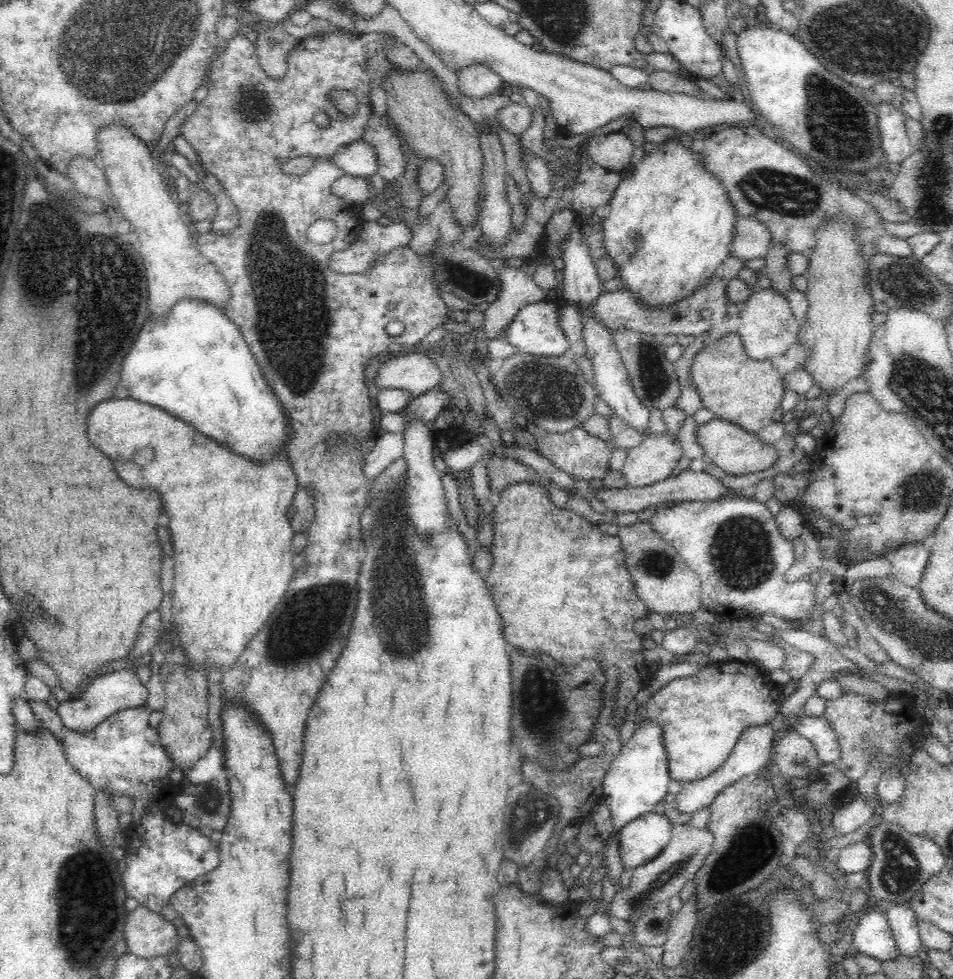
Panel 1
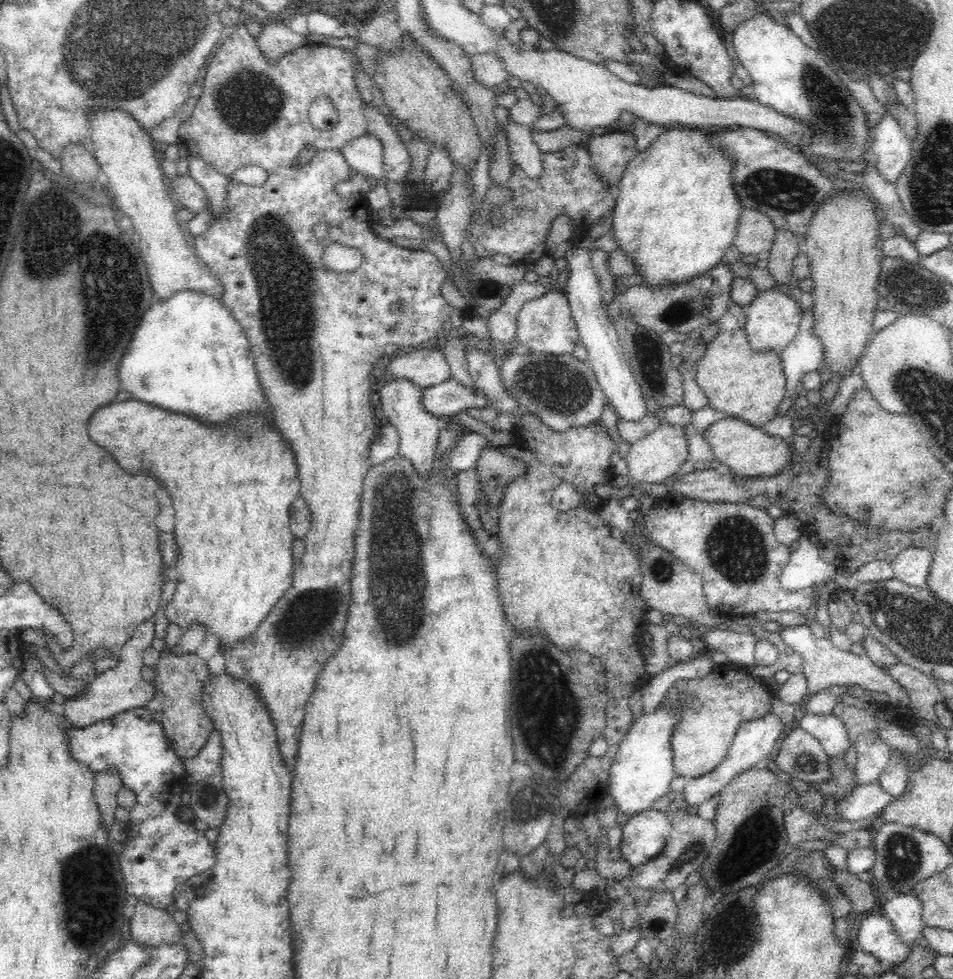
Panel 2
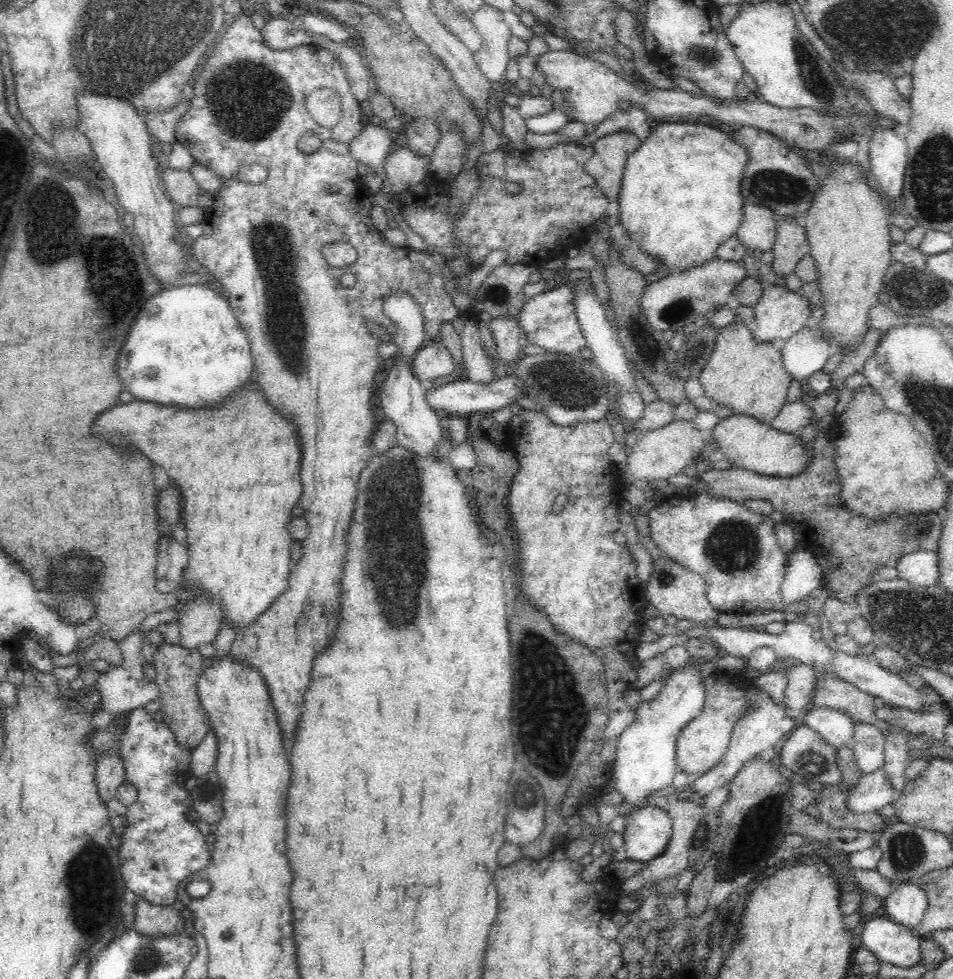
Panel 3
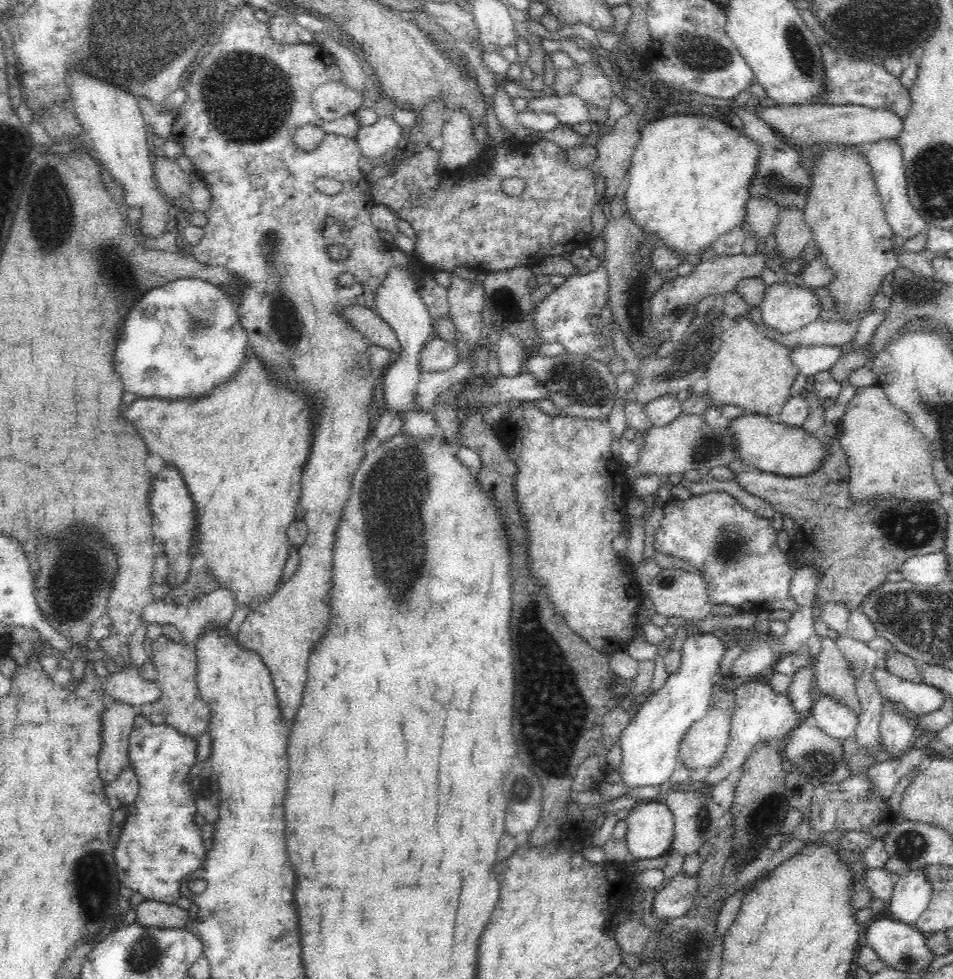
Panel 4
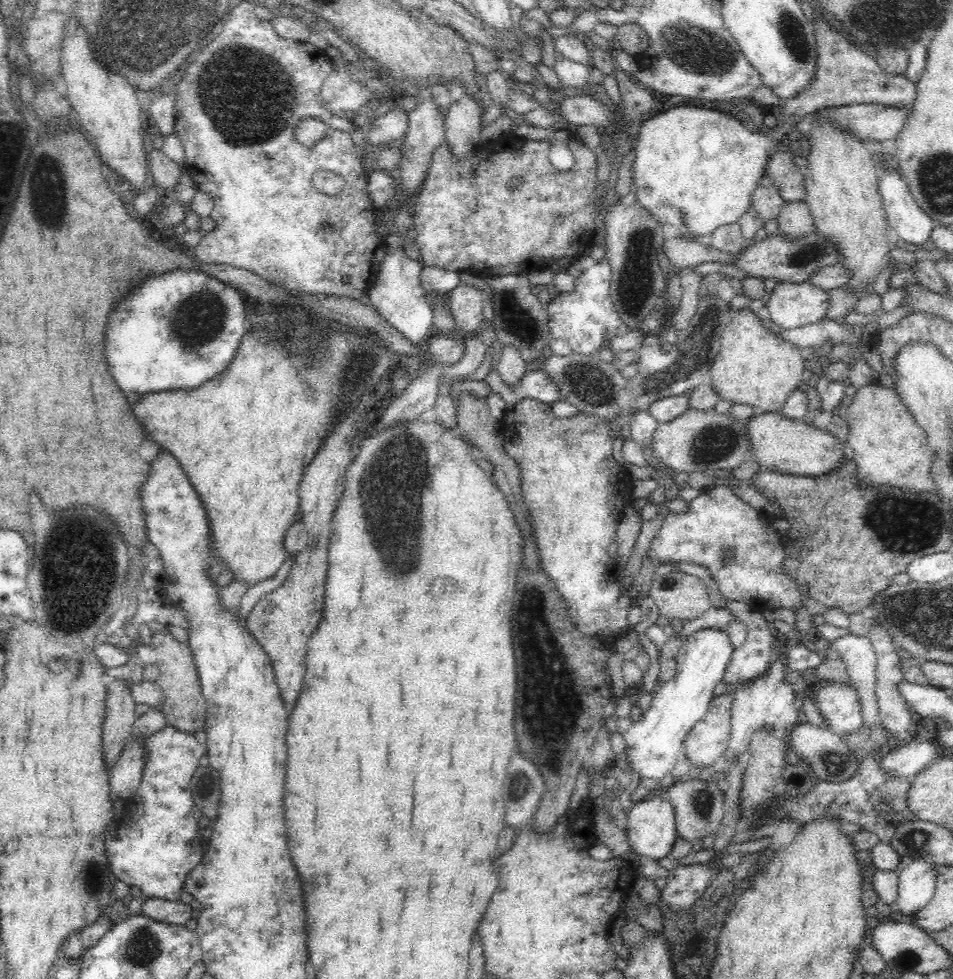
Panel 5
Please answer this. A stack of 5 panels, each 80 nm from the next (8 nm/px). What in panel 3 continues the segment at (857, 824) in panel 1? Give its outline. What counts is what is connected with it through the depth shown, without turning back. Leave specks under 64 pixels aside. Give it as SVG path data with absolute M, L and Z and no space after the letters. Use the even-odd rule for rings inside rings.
M884 769L862 775L860 781L850 790L846 809L856 814L874 812L894 803L901 796L887 781Z

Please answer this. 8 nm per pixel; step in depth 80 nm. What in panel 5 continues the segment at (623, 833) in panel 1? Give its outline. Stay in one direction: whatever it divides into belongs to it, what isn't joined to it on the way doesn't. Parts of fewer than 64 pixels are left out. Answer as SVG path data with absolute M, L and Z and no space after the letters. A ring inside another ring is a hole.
M664 793L652 794L644 798L637 804L633 804L627 813L627 837L631 848L631 858L633 860L639 857L647 857L648 859L655 859L658 861L660 858L665 858L672 851L672 847L677 839L676 834L676 821L674 814L674 807L672 803L665 797Z

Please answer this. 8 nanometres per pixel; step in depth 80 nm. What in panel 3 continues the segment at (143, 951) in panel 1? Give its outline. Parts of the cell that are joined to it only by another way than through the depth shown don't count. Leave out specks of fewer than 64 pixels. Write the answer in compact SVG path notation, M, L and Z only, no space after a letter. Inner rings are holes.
M139 898L135 904L134 929L147 937L179 935L187 929L178 911L171 906L158 906Z

